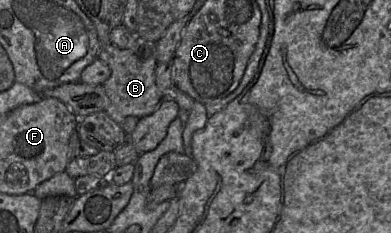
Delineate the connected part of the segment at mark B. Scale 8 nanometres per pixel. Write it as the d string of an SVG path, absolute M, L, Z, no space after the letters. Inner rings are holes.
M137 37L134 44L127 49L118 48L111 43L100 47L97 59L103 61L111 72L102 84L108 99L105 113L117 124L121 125L128 116L140 119L151 115L160 106L164 97L156 84L156 52L155 42L140 37Z

